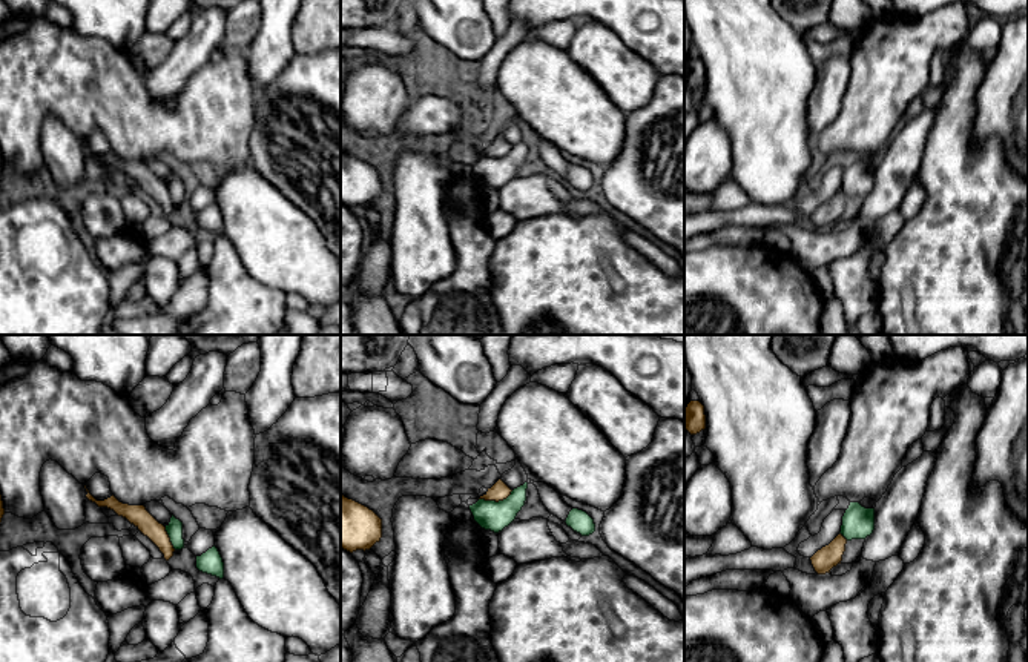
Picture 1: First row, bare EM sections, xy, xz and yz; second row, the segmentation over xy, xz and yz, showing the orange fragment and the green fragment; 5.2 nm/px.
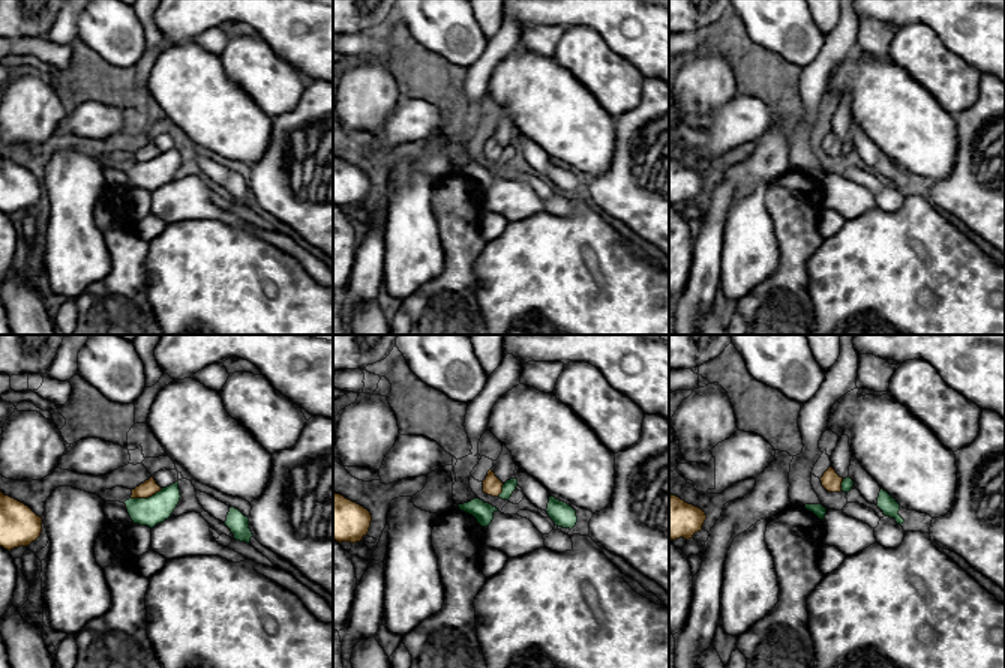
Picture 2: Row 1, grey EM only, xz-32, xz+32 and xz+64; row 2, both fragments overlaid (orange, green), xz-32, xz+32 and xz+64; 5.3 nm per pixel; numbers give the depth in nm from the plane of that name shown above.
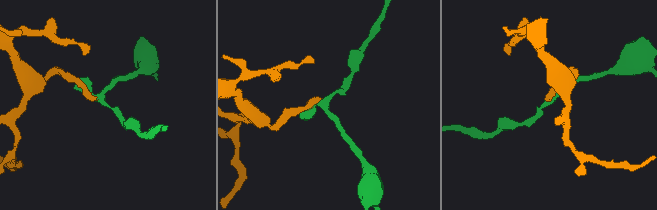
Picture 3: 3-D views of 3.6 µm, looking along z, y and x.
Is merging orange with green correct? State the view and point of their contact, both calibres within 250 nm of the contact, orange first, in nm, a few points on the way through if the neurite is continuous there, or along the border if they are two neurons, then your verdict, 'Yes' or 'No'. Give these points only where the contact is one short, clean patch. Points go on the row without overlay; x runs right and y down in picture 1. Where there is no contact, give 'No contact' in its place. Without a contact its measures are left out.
Touches orange at xz (496, 157). Thickness 90 nm (orange) against 160 nm. No

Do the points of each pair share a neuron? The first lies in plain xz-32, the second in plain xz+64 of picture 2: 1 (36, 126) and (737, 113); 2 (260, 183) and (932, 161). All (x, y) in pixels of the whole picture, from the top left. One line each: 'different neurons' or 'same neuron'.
1: different neurons
2: different neurons

